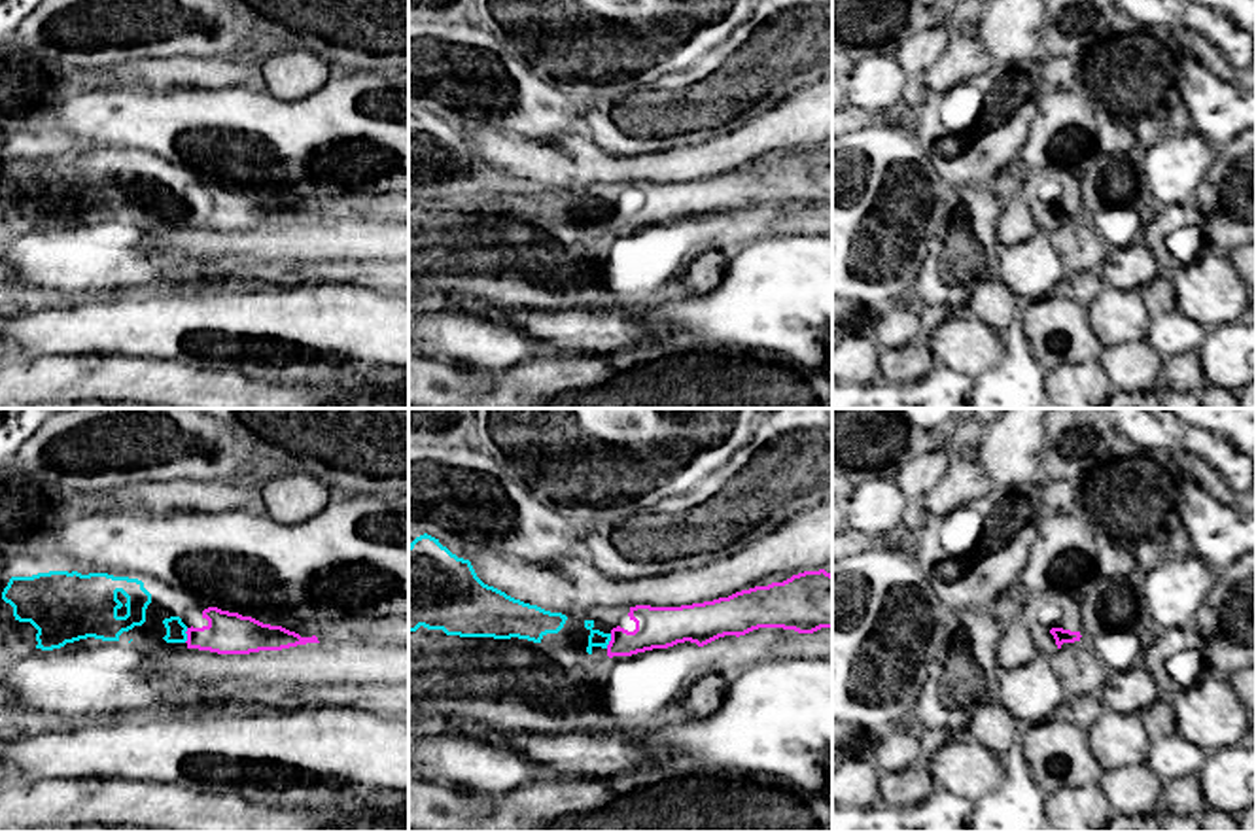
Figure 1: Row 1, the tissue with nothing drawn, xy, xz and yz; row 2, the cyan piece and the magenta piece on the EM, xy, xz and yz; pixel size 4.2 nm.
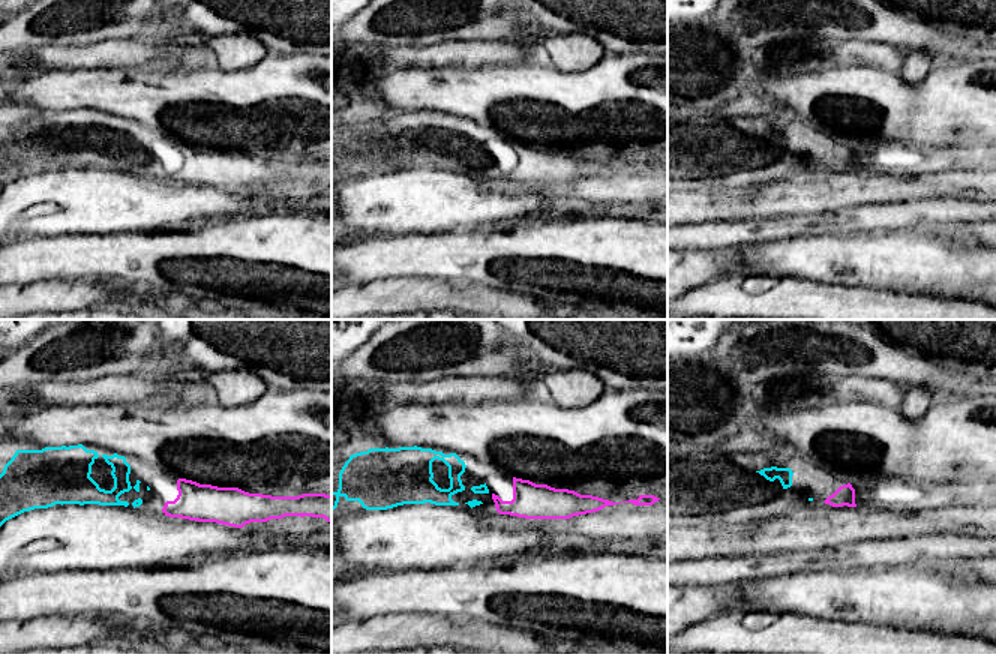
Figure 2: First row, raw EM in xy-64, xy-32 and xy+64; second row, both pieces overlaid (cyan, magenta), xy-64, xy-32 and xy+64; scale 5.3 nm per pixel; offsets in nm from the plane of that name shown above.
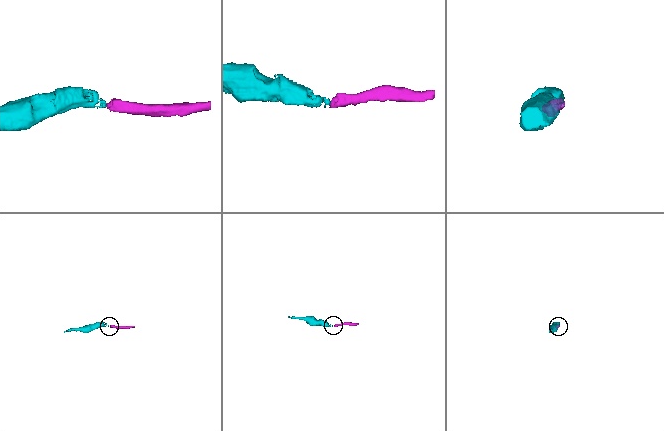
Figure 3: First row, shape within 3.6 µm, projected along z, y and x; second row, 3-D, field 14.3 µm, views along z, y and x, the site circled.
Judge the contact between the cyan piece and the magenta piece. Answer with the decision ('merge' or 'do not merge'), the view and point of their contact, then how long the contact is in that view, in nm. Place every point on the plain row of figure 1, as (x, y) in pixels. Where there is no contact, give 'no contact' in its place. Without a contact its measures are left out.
merge; meets cyan in xy at (186, 212); contact 70 nm long

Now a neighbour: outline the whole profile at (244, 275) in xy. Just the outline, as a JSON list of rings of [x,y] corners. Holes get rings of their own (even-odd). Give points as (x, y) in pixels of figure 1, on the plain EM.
[[[409,259],[401,261],[238,261],[214,282],[182,284],[163,293],[253,291],[270,286],[356,284],[409,291]]]

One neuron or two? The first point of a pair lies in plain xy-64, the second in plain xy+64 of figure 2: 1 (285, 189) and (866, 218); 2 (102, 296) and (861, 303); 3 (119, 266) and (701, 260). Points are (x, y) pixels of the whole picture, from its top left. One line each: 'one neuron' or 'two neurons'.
1: two neurons
2: one neuron
3: two neurons

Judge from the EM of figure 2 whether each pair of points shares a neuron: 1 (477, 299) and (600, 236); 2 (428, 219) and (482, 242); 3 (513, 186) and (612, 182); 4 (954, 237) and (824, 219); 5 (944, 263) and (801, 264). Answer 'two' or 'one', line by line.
1: two
2: two
3: one
4: two
5: one

